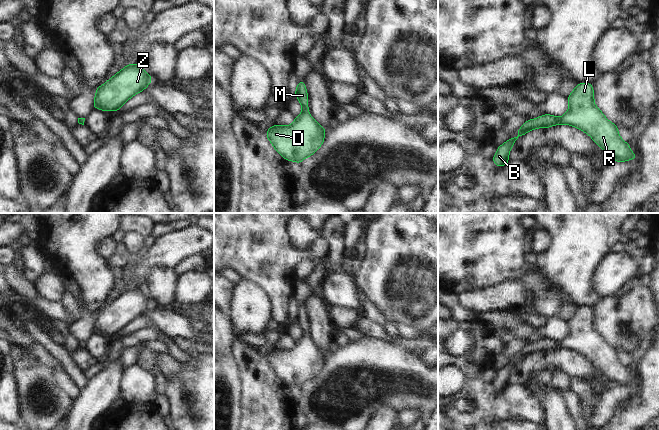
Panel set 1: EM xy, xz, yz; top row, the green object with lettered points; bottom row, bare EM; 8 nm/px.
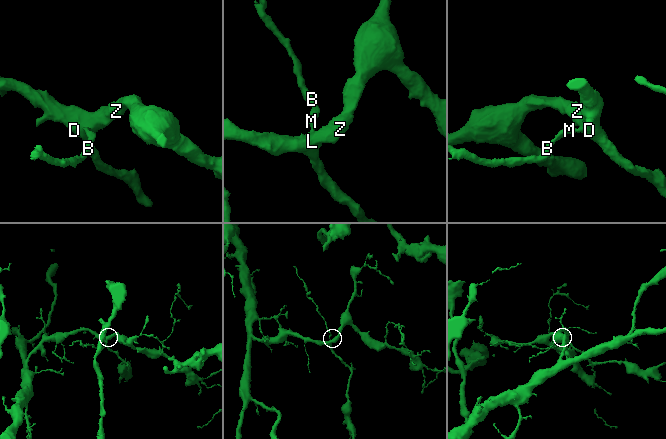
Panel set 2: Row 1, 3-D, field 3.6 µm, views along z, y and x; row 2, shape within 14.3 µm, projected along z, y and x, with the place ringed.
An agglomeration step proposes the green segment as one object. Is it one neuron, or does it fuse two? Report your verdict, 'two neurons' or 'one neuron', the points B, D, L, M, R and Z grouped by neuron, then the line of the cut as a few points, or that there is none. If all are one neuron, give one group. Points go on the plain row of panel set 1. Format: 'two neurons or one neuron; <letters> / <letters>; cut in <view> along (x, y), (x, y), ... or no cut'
one neuron; B D L M R Z; no cut

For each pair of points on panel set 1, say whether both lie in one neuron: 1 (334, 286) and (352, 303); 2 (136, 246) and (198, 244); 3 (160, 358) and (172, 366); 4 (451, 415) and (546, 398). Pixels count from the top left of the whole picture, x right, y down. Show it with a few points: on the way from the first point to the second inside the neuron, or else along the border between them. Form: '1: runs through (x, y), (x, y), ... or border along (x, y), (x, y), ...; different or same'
1: runs through (338, 289), (348, 299); same
2: border along (145, 249), (137, 258); different
3: runs through (163, 361), (169, 366); same
4: border along (536, 396), (546, 419); different

